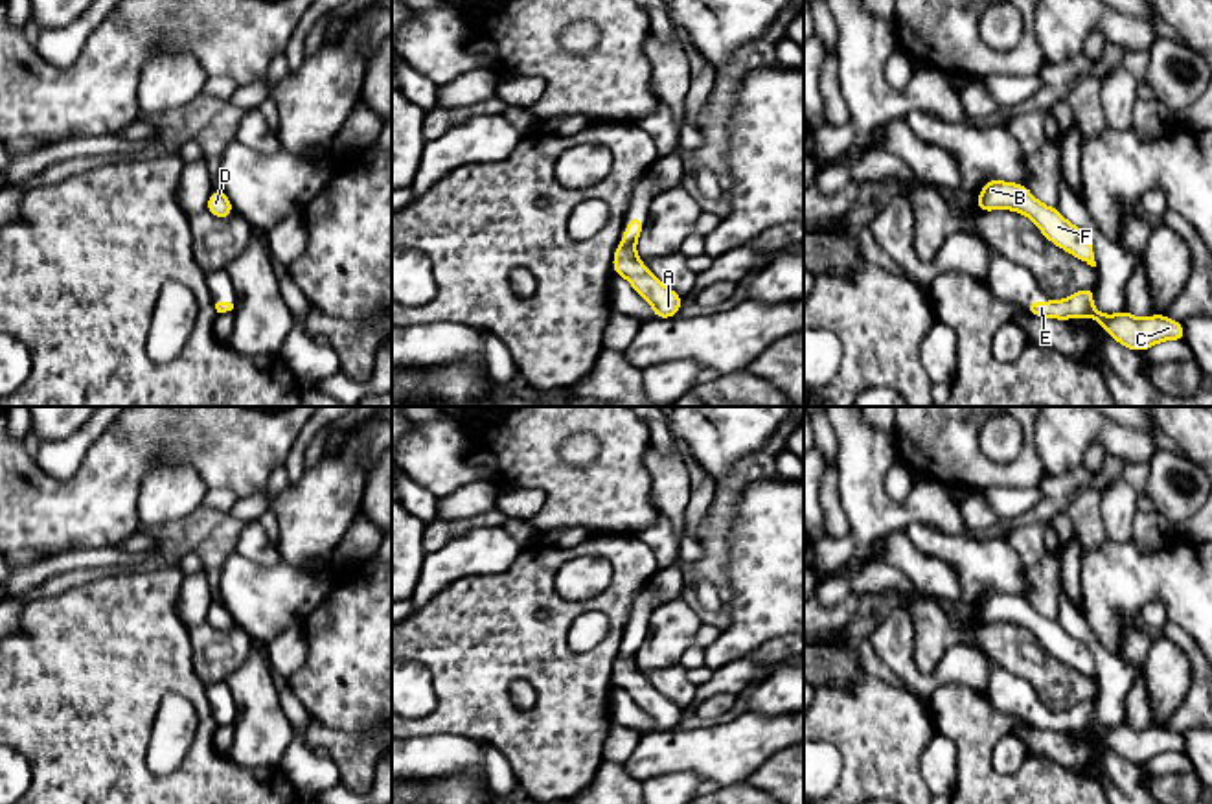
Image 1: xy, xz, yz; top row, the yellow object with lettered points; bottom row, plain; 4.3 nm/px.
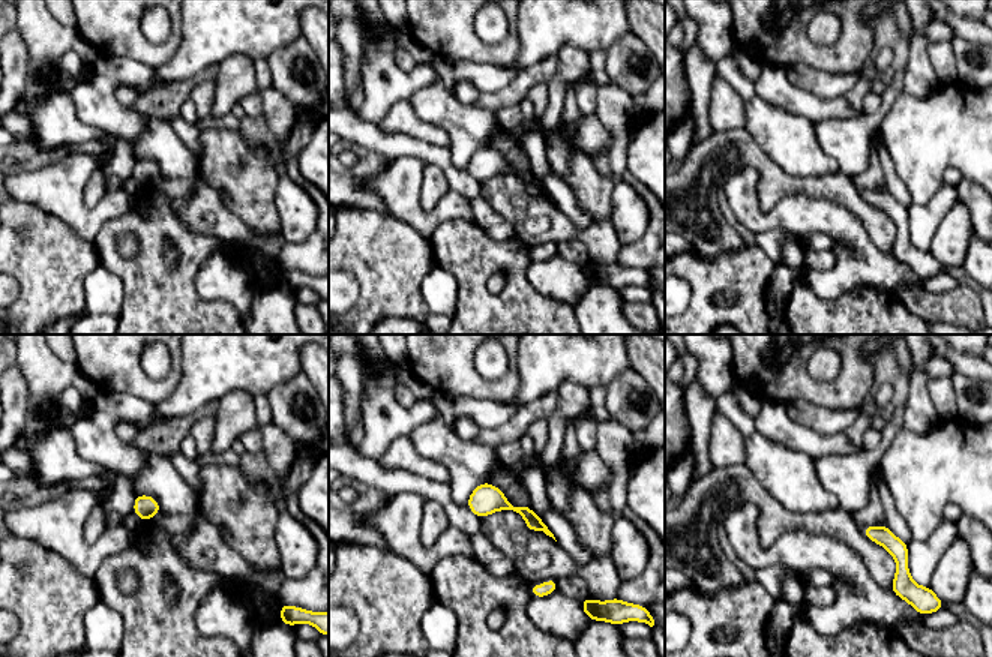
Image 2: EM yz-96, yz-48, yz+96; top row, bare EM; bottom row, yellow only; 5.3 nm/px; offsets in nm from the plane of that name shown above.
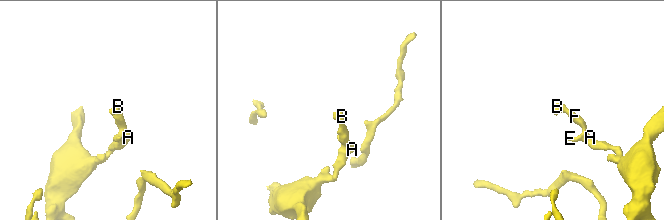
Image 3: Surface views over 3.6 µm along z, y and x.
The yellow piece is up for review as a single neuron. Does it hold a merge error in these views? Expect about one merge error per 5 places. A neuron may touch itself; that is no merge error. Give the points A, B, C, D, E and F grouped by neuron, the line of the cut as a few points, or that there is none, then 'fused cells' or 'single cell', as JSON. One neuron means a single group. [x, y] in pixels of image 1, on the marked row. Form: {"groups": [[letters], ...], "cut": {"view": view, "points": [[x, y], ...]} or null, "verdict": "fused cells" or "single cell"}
{"groups": [["A", "B", "C", "D", "E", "F"]], "cut": null, "verdict": "single cell"}

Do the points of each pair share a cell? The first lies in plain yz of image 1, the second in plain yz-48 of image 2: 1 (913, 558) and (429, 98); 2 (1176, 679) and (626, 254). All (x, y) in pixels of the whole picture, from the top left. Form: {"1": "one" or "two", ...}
{"1": "two", "2": "two"}

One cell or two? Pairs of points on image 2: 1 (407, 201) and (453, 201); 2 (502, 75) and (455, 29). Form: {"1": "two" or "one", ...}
{"1": "one", "2": "two"}

